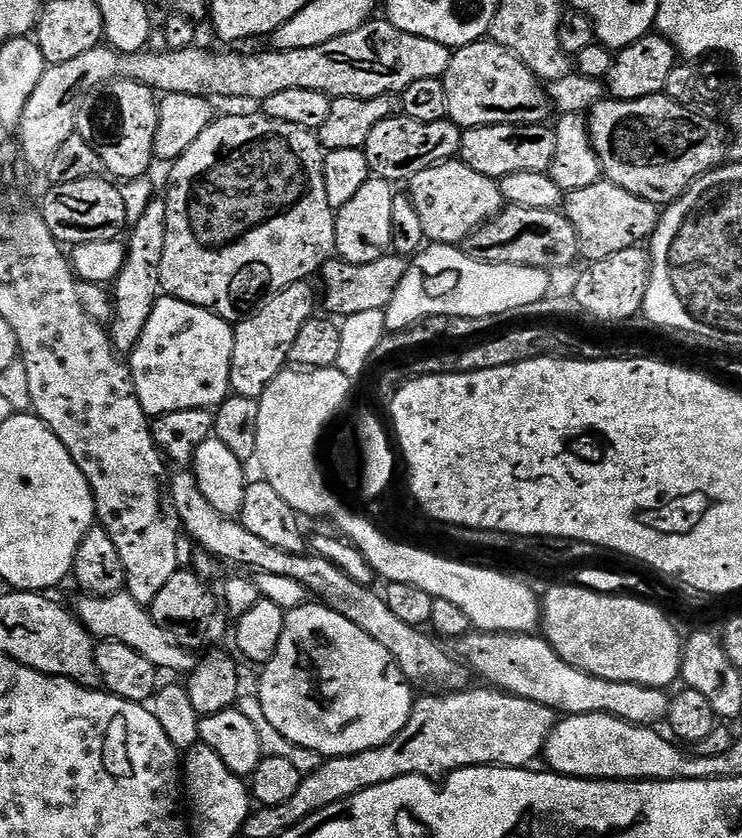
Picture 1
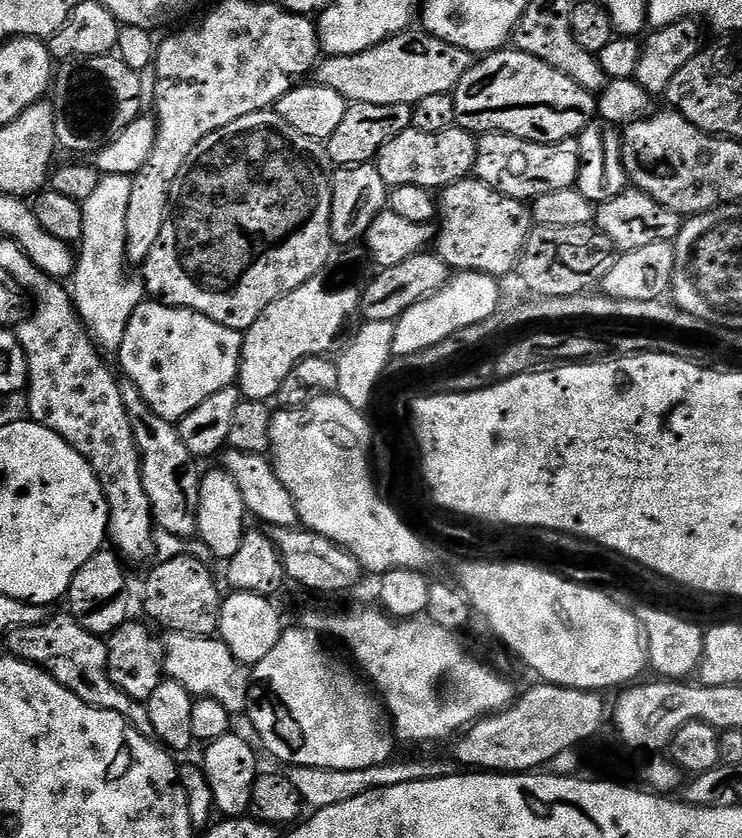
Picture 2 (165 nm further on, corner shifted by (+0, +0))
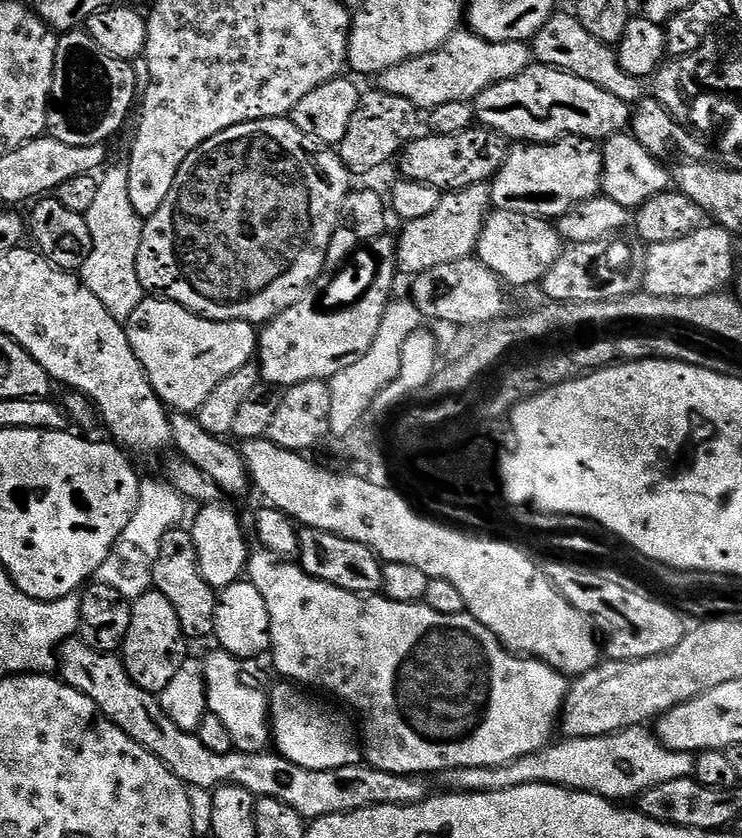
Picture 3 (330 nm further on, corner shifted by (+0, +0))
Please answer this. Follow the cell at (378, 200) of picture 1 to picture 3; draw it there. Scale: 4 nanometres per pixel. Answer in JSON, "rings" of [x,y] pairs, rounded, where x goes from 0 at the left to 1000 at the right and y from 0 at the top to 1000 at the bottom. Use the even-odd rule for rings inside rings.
{"rings":[[[640,220],[625,224],[621,229],[598,229],[590,241],[590,247],[575,260],[551,263],[536,277],[534,289],[534,319],[546,331],[554,332],[569,327],[574,322],[585,322],[585,317],[601,317],[601,313],[617,313],[637,304],[642,290],[650,279],[650,270],[655,265],[663,248],[663,227],[658,220]]]}

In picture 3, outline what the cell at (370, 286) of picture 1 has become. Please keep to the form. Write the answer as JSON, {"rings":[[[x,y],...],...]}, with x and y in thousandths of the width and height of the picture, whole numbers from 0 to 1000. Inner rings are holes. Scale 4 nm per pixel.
{"rings":[[[640,304],[617,313],[601,313],[601,317],[585,317],[585,322],[574,322],[554,331],[553,339],[555,362],[565,365],[567,378],[578,383],[594,382],[620,385],[623,389],[658,389],[686,371],[679,335]]]}

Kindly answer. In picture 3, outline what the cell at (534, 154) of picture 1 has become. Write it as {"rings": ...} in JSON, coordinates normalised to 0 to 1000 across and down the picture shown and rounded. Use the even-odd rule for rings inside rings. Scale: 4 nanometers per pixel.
{"rings":[[[763,162],[743,172],[708,171],[685,183],[685,190],[660,216],[663,248],[749,265],[776,243],[810,233],[813,184],[799,166]]]}

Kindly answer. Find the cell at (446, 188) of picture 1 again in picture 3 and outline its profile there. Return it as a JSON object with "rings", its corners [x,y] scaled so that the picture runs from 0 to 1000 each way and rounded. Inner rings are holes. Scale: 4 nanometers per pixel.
{"rings":[[[663,251],[650,270],[640,304],[651,315],[660,317],[681,340],[706,344],[710,339],[726,340],[735,327],[755,311],[756,300],[757,285],[740,264],[693,255],[687,251]]]}

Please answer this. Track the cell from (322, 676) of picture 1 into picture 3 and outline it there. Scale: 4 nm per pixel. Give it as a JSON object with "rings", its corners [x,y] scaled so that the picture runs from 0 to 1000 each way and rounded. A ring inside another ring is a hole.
{"rings":[[[377,814],[373,821],[371,817],[365,822],[364,874],[369,879],[371,896],[412,919],[456,919],[461,914],[487,911],[488,893],[481,879],[480,883],[474,879],[473,866],[450,846],[441,845],[434,837],[425,835],[420,831],[425,829],[416,828],[388,814]]]}

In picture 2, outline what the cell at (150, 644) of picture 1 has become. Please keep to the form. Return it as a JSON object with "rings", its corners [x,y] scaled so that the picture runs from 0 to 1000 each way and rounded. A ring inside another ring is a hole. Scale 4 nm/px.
{"rings":[[[229,754],[220,760],[221,800],[225,810],[239,811],[261,833],[279,833],[299,838],[314,852],[326,851],[334,844],[340,825],[336,794],[327,792],[302,768],[286,759],[257,759],[249,754]]]}

